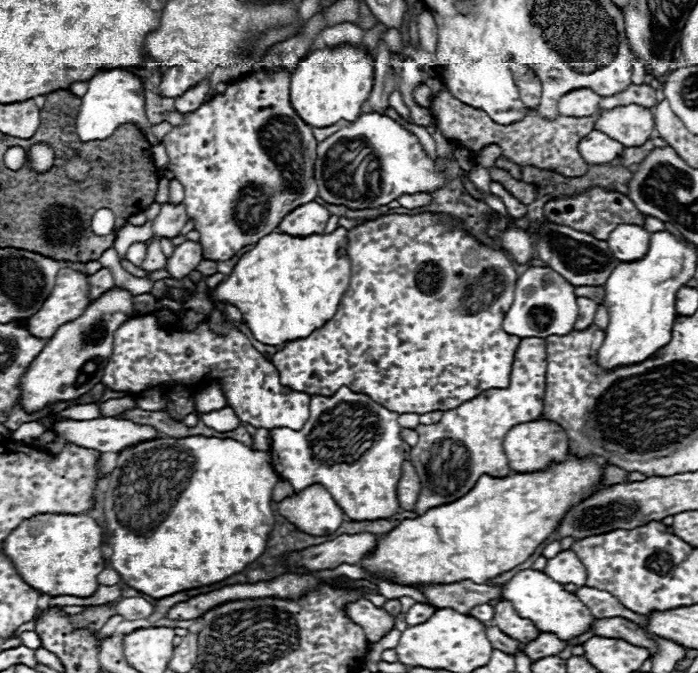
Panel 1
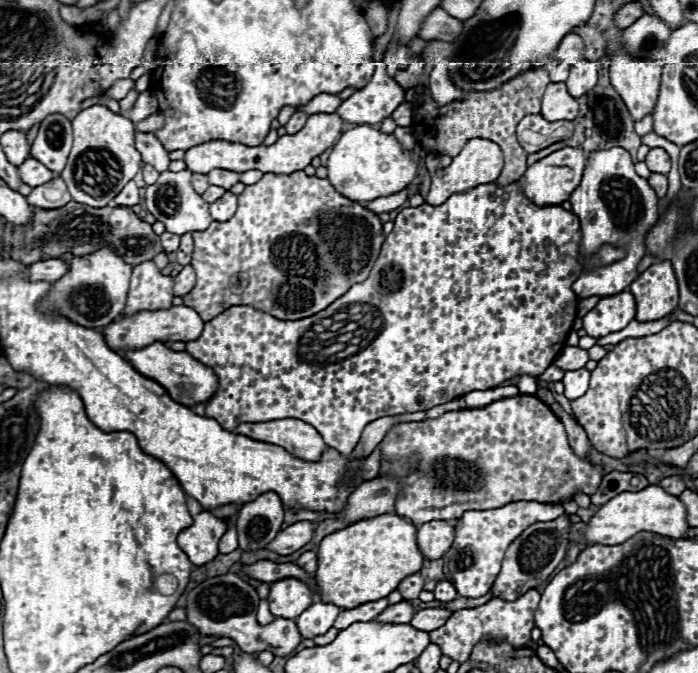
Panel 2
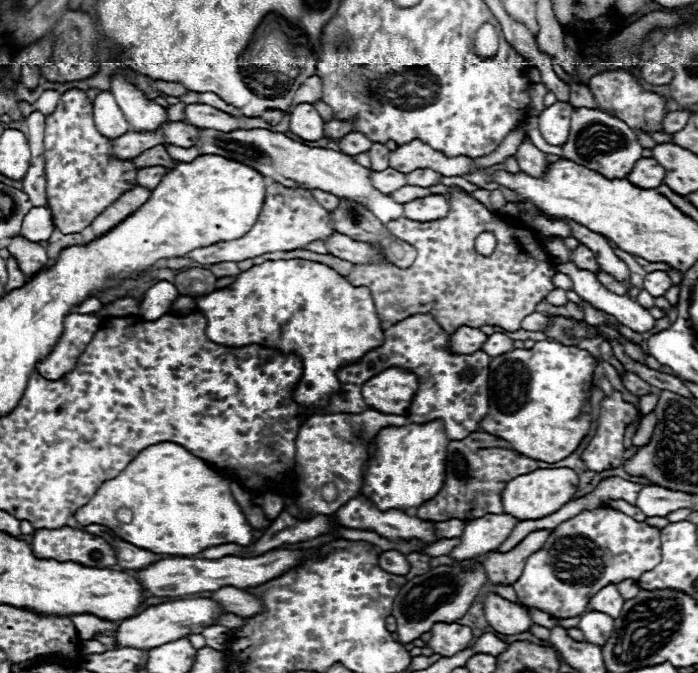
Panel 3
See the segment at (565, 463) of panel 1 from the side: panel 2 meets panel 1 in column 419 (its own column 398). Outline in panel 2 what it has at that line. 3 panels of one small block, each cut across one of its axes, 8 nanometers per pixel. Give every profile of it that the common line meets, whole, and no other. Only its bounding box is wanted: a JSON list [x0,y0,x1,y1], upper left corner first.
[314,514,424,608]

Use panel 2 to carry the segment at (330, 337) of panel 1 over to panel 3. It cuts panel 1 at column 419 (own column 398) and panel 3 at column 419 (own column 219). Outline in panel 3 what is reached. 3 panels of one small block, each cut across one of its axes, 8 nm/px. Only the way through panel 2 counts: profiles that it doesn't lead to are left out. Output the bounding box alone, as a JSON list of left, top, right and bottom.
[332,316,490,440]

